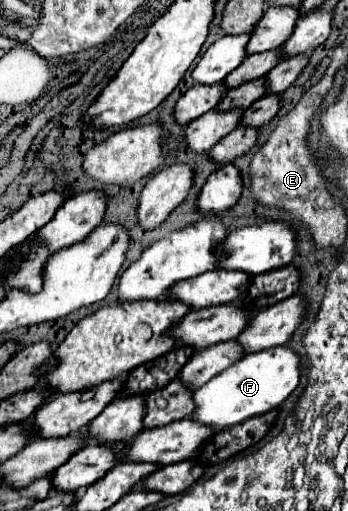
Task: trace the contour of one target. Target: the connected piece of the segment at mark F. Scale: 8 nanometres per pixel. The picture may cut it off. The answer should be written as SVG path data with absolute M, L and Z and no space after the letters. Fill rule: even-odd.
M286 346L268 348L256 354L242 356L238 362L234 362L230 368L214 376L210 382L206 382L202 388L198 388L192 396L194 400L194 412L192 420L200 422L214 432L220 432L224 428L236 426L248 418L262 416L270 410L274 410L278 404L282 404L292 390L298 386L300 380L300 358Z

